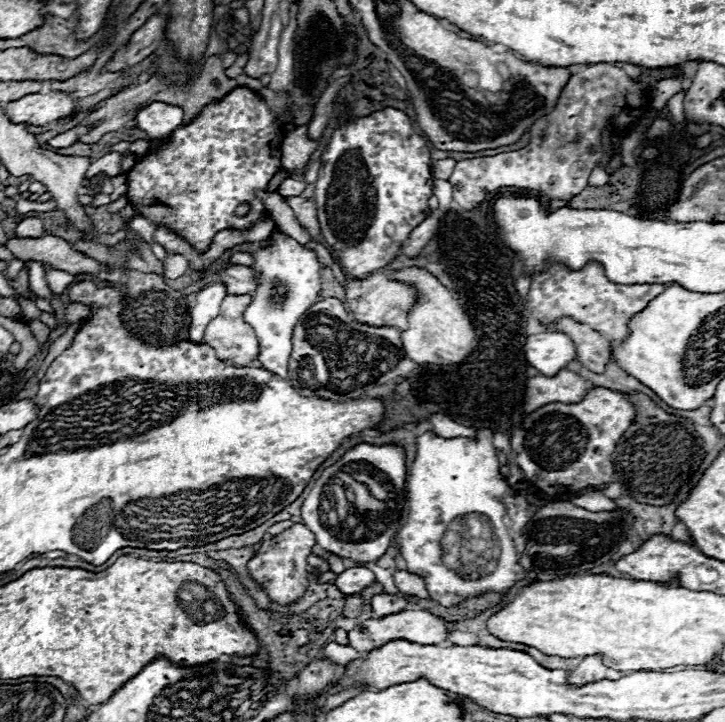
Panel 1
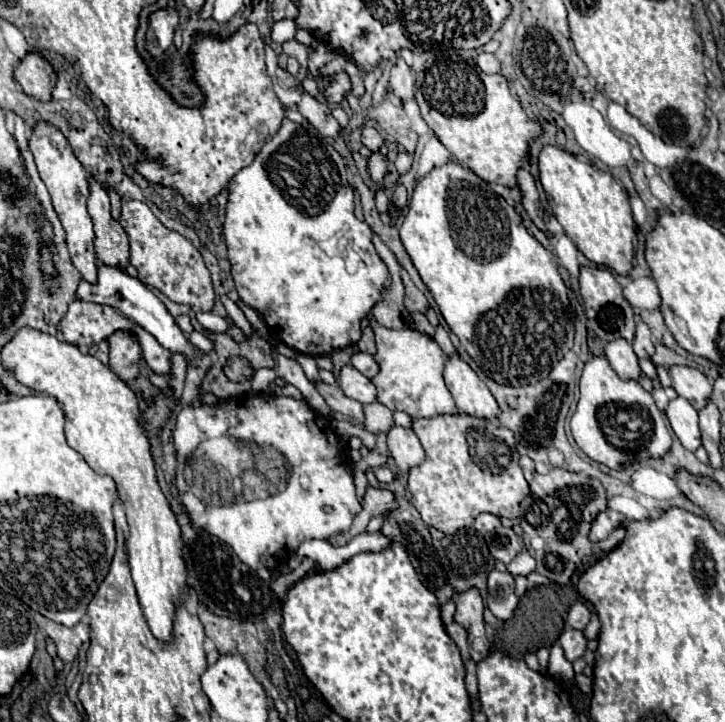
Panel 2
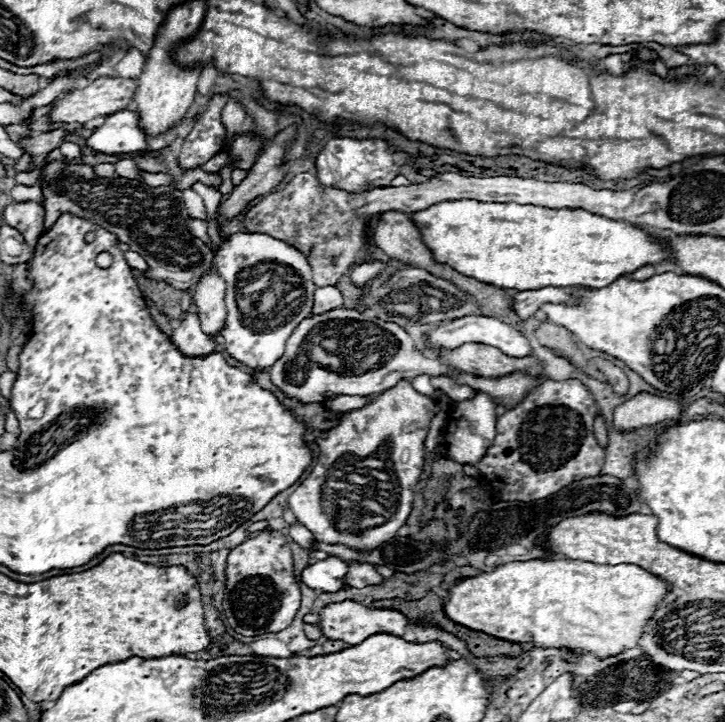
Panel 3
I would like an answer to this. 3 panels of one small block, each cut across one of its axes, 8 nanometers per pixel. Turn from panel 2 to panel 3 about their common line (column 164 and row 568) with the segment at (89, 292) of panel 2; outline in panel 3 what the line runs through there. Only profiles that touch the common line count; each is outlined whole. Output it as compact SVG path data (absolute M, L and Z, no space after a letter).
M330 556L328 560L320 560L308 566L302 572L302 582L312 590L338 592L344 588L346 572L348 572L348 564L336 556Z

